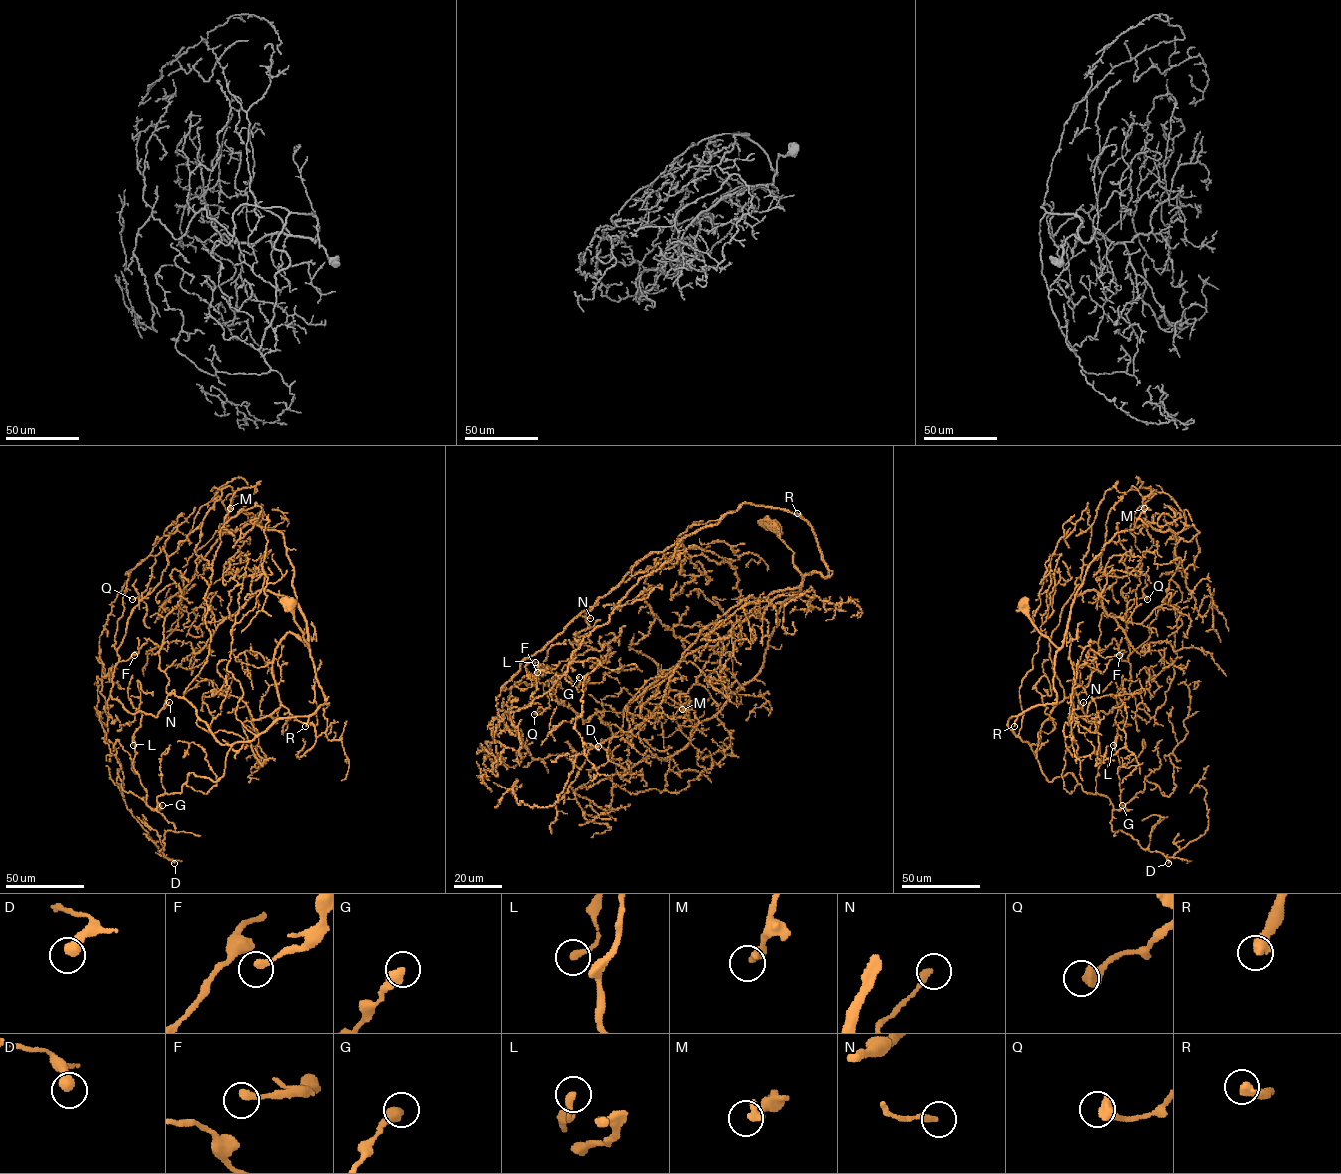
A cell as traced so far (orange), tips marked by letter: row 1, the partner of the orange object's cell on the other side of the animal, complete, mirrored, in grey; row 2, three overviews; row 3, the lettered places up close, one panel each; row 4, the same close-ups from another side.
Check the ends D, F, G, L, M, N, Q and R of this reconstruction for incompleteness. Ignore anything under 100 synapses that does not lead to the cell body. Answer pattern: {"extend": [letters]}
{"extend": ["R"]}

